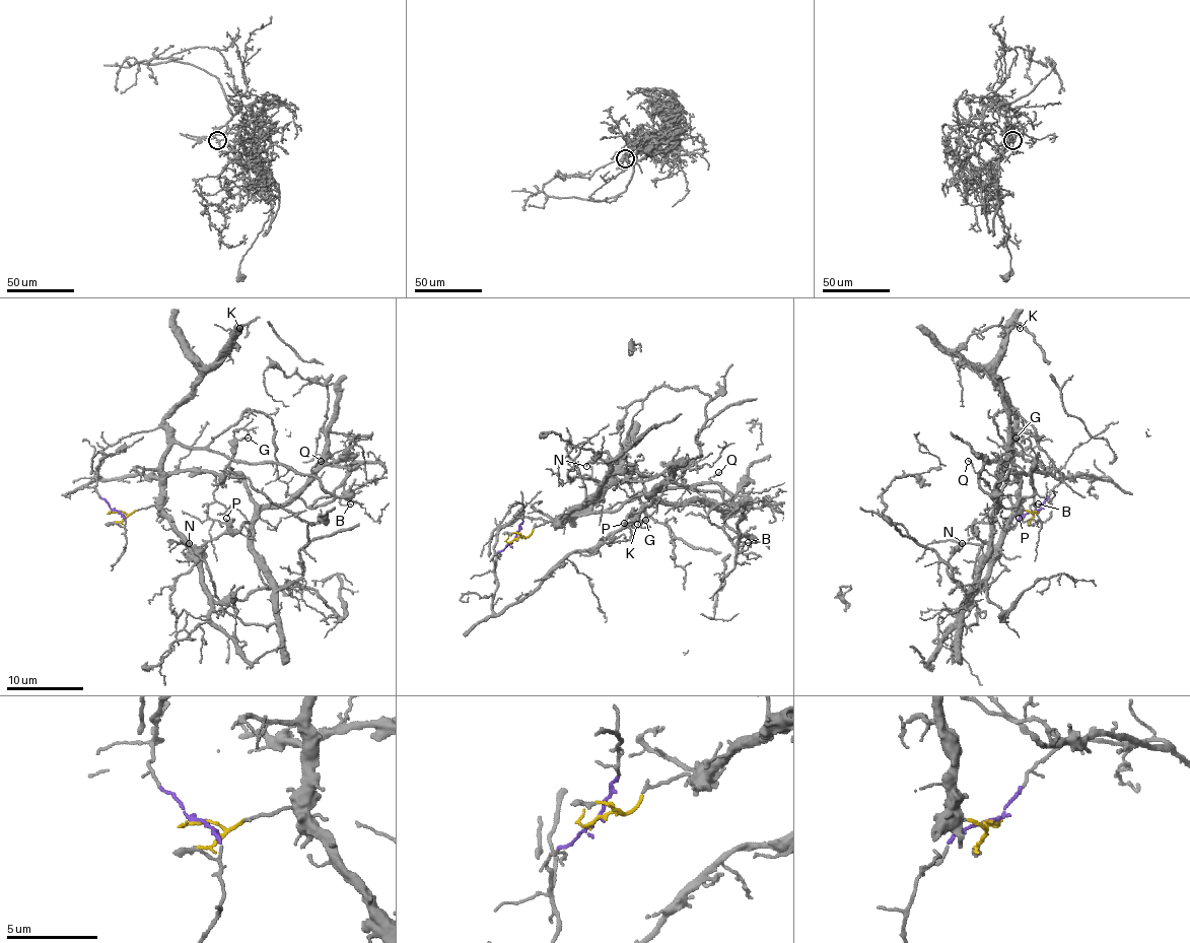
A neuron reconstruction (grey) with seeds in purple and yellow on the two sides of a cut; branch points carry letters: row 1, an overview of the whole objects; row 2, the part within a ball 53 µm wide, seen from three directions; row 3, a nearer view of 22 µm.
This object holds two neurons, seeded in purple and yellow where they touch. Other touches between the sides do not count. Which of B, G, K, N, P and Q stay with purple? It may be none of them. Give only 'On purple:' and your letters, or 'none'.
On purple: G, P

